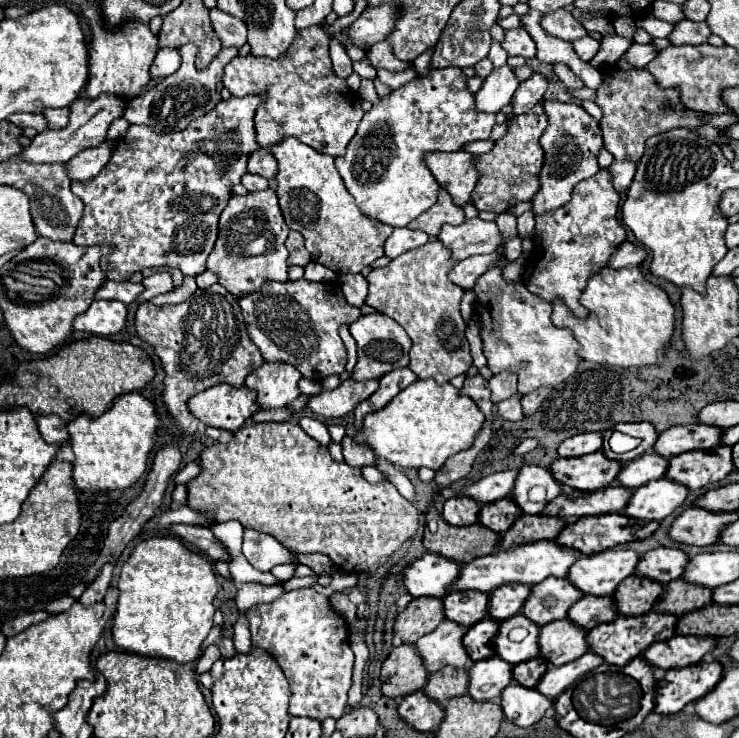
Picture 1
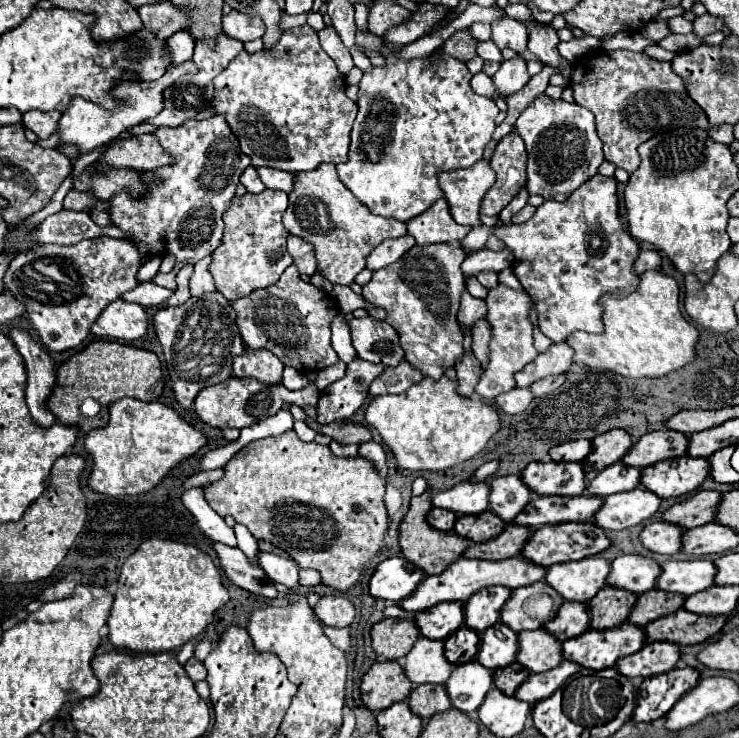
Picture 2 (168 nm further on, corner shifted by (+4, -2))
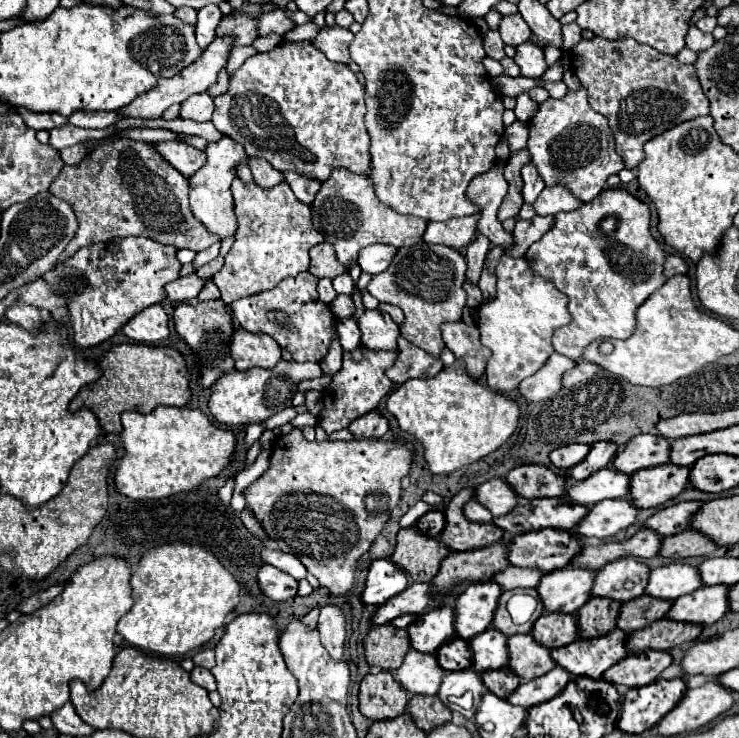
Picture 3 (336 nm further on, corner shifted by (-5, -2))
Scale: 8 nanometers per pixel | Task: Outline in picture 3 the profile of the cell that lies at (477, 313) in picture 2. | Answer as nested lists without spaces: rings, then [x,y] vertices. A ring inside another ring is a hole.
[[[476,232],[476,238],[474,242],[468,246],[468,252],[466,252],[466,262],[468,262],[468,272],[466,272],[466,278],[470,282],[478,282],[480,280],[480,272],[482,272],[482,264],[484,264],[484,258],[490,250],[490,240]]]

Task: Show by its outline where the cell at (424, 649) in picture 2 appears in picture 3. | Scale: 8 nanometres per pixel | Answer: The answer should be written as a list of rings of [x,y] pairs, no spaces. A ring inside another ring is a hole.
[[[410,650],[404,656],[402,666],[394,670],[392,676],[408,694],[434,696],[442,682],[444,670],[436,662],[434,654],[422,654],[418,650]]]

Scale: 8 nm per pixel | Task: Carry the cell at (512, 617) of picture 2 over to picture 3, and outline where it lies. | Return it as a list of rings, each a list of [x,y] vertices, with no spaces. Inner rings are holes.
[[[516,588],[516,590],[508,590],[508,592],[502,592],[502,594],[500,594],[500,600],[498,600],[498,608],[496,608],[496,612],[494,612],[492,626],[494,626],[496,630],[500,630],[502,634],[506,634],[506,636],[528,634],[530,628],[532,628],[532,624],[534,624],[534,620],[544,612],[544,610],[542,610],[542,604],[538,604],[538,608],[536,608],[536,612],[532,614],[530,622],[526,622],[526,624],[522,624],[522,626],[516,626],[516,624],[510,620],[510,614],[508,614],[508,610],[506,610],[506,604],[508,604],[510,596],[514,596],[514,594],[530,594],[530,596],[538,598],[538,594],[536,594],[534,588]]]

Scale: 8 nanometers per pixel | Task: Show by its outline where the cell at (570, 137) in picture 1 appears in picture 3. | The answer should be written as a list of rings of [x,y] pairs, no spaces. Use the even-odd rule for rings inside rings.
[[[584,86],[568,90],[560,100],[548,98],[542,102],[536,116],[528,122],[528,130],[528,152],[546,186],[562,184],[582,202],[596,198],[606,186],[608,176],[618,174],[624,168],[622,158],[614,154],[610,126],[602,114],[590,108]]]

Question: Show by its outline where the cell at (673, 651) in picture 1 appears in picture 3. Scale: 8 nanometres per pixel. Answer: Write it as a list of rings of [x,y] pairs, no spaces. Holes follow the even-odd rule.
[[[644,650],[640,654],[628,654],[618,664],[608,668],[602,674],[604,682],[610,684],[624,684],[628,688],[638,688],[654,682],[664,668],[672,664],[672,658],[668,652],[658,650]]]

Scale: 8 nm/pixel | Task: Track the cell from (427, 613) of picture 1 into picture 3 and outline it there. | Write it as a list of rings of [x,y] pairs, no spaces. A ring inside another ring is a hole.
[[[392,624],[374,626],[366,638],[364,638],[364,654],[370,668],[382,668],[382,670],[396,670],[404,654],[410,650],[408,634],[406,630],[394,628]]]

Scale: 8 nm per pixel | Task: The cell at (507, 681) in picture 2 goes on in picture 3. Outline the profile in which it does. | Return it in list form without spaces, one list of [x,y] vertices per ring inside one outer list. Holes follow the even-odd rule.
[[[500,668],[500,670],[482,672],[482,684],[486,686],[488,692],[506,700],[516,690],[516,686],[520,684],[520,678],[516,674],[512,674],[512,670]]]

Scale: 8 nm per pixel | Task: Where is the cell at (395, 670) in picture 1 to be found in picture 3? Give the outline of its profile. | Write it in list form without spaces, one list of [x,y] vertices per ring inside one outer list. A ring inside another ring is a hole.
[[[380,670],[364,676],[360,682],[358,700],[360,712],[372,722],[380,722],[396,718],[406,710],[408,692],[400,688],[390,672]]]

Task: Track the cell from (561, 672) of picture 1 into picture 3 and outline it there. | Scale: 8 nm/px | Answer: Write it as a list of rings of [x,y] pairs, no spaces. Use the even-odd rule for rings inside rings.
[[[556,666],[540,678],[534,678],[530,682],[520,682],[520,686],[512,692],[512,696],[508,696],[508,702],[514,706],[532,708],[532,706],[548,702],[556,694],[560,694],[564,690],[564,686],[568,684],[568,680],[570,680],[570,674],[566,670],[562,670],[560,666]]]

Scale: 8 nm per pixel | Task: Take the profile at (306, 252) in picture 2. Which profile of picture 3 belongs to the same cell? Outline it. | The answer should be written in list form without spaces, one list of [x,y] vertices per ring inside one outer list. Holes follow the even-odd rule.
[[[322,242],[310,250],[310,274],[316,278],[336,278],[344,272],[348,270],[338,262],[330,242]]]

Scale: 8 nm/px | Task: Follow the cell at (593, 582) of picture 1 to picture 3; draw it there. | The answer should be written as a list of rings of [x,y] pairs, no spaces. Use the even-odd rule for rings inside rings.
[[[566,566],[542,576],[538,584],[538,596],[546,612],[574,614],[588,600],[596,572]]]

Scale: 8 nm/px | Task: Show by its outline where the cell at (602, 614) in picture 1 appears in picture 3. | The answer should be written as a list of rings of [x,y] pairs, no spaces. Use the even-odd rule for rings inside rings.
[[[542,614],[532,626],[532,638],[546,648],[560,648],[578,638],[574,614]]]

